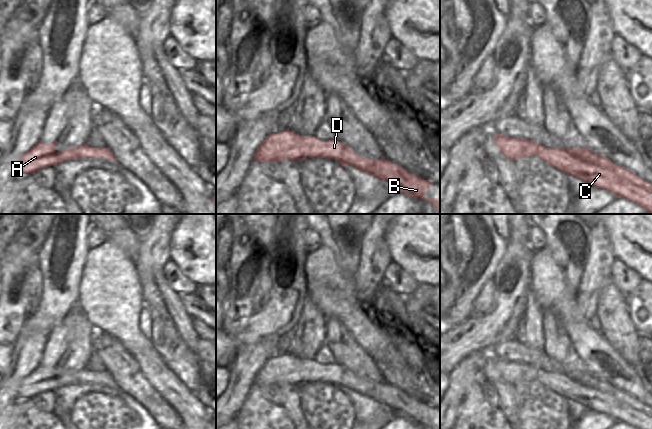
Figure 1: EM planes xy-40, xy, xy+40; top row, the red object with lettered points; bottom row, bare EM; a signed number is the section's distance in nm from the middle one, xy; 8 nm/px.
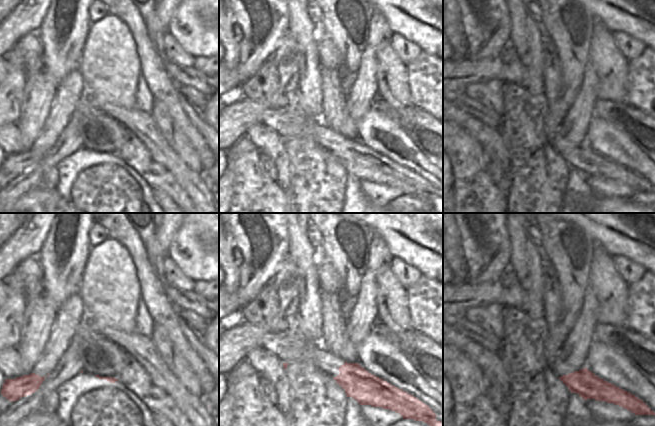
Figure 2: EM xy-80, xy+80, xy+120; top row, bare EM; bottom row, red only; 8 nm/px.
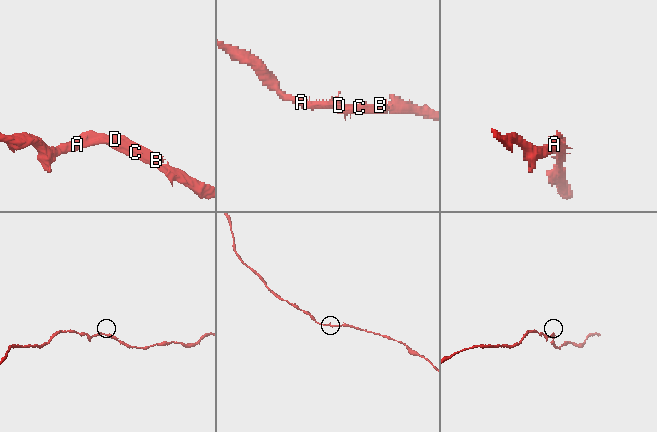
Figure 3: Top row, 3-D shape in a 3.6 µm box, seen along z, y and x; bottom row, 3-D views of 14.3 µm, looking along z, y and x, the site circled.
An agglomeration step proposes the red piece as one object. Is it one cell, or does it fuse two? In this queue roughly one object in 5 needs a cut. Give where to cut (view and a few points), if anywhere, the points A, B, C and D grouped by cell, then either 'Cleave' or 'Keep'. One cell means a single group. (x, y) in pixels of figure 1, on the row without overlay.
No split. Groups: A B C D. Keep.

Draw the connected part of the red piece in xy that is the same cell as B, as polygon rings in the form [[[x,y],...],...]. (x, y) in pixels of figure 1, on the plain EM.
[[[285,353],[276,358],[269,358],[257,373],[253,384],[256,386],[282,386],[284,384],[295,386],[305,382],[338,384],[342,392],[353,390],[386,406],[398,416],[413,422],[428,424],[433,429],[440,429],[440,418],[438,422],[423,420],[427,417],[427,413],[431,411],[431,405],[410,398],[405,392],[385,382],[379,382],[378,384],[362,382],[338,364],[324,366],[312,359],[300,360]]]

